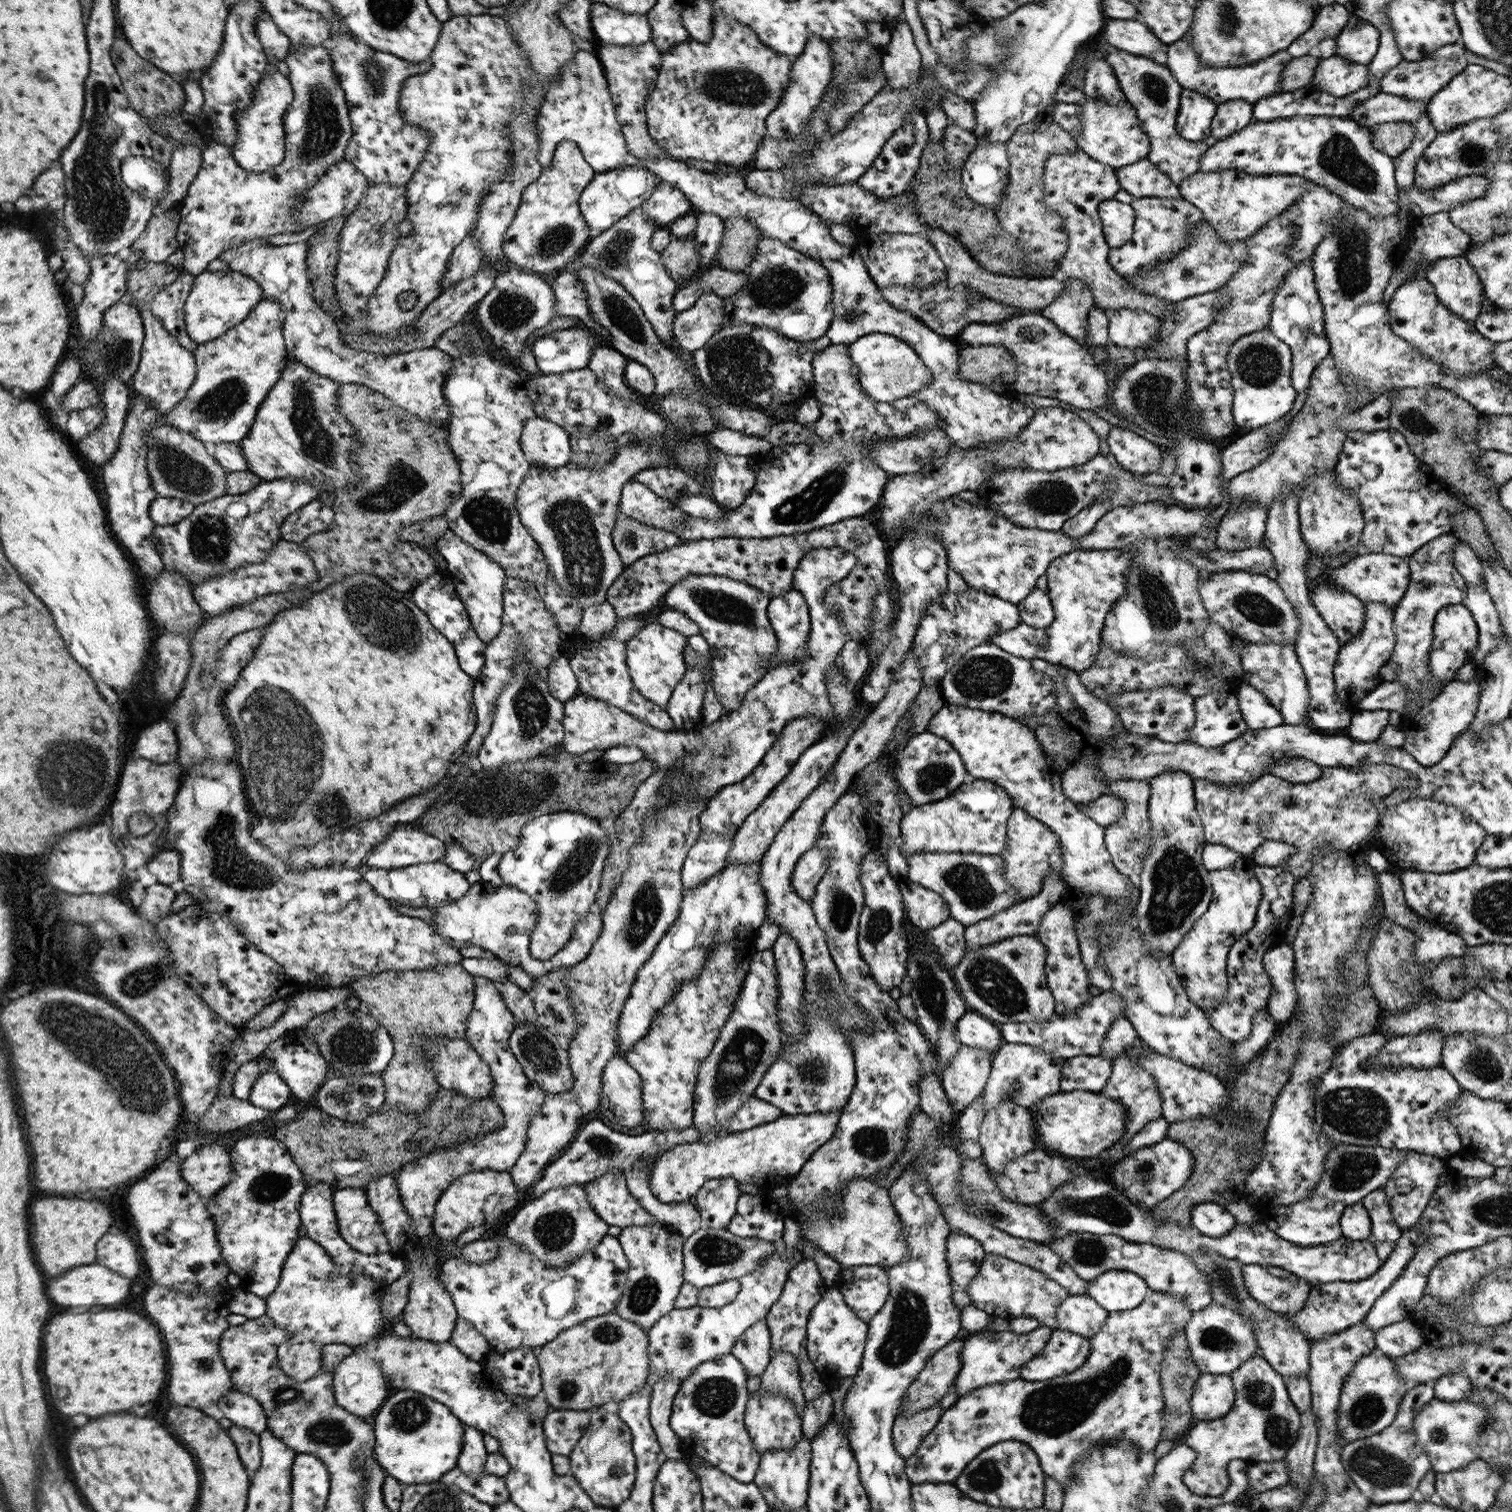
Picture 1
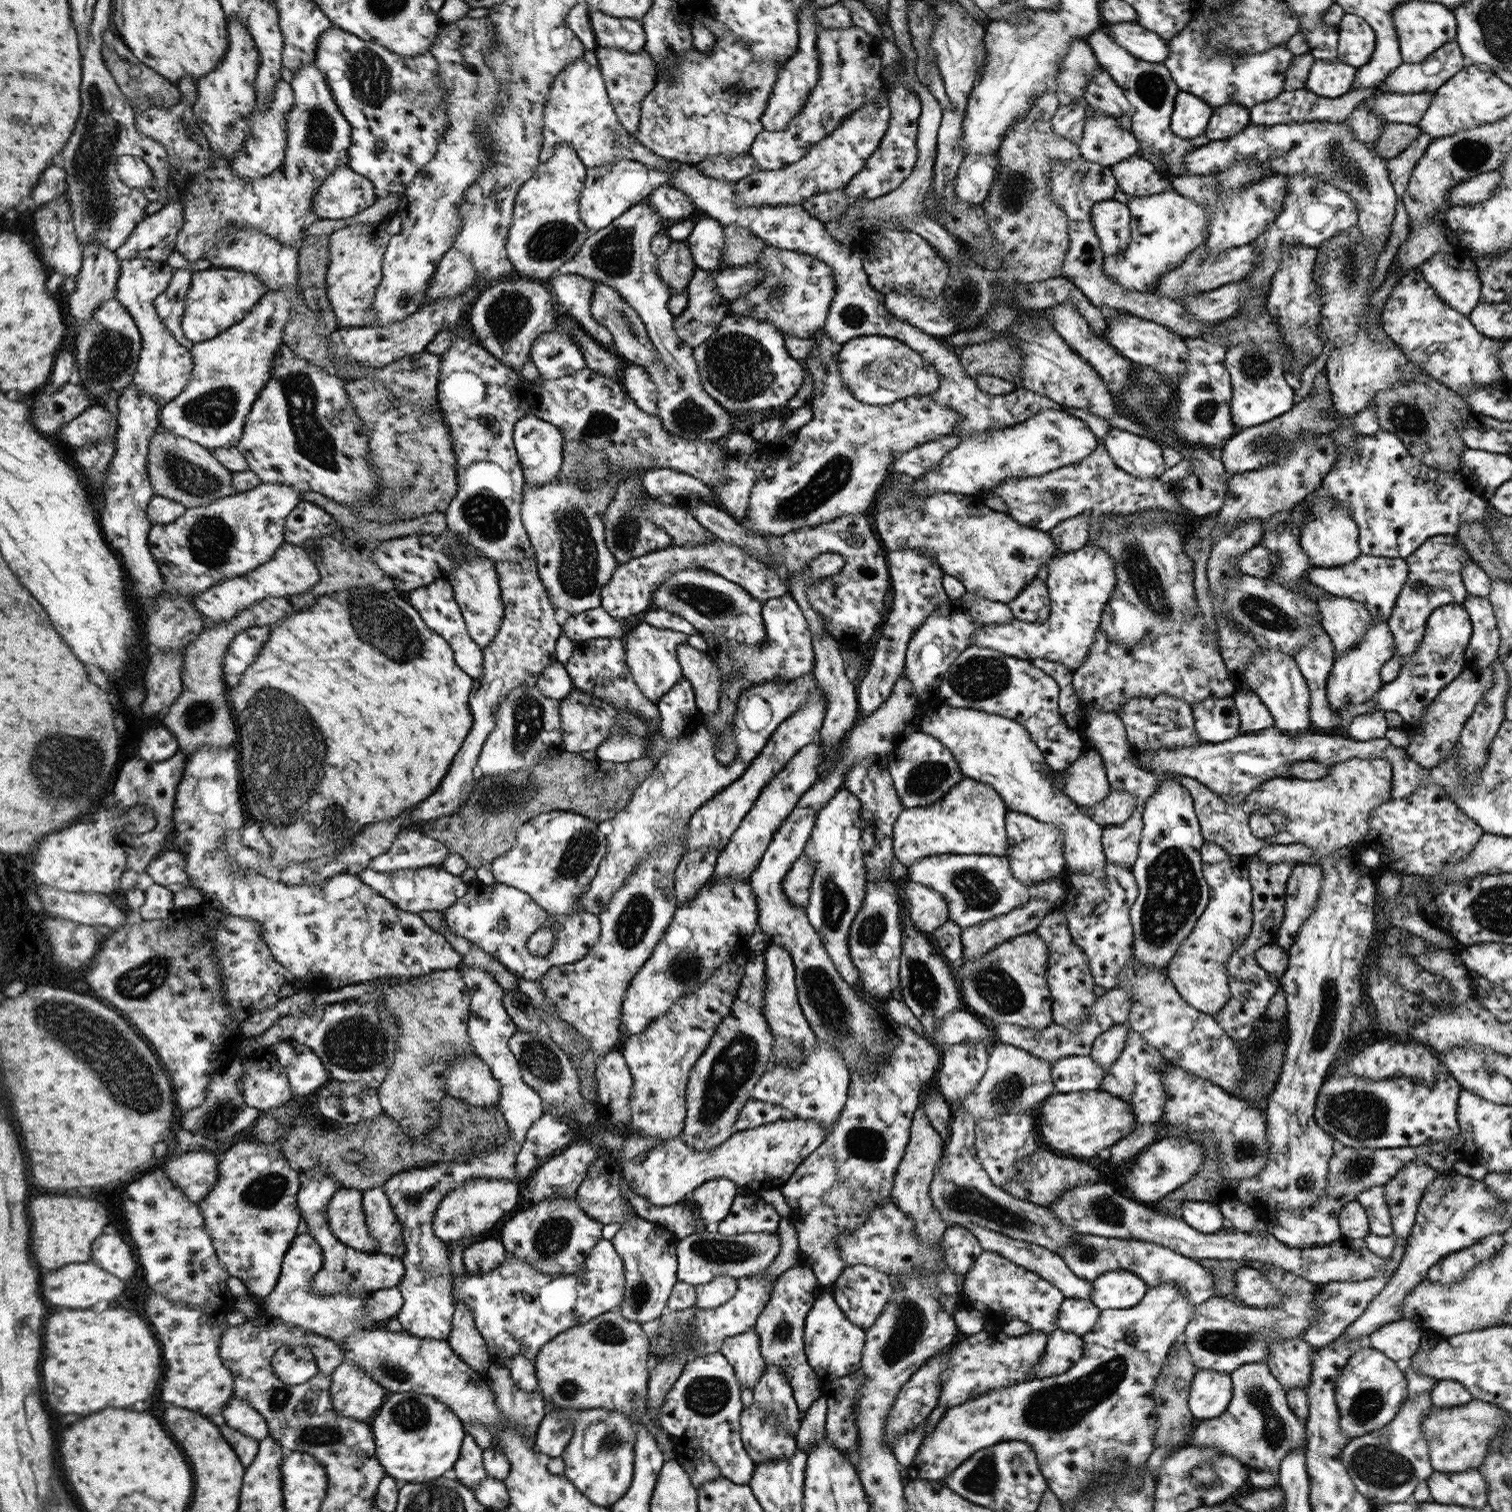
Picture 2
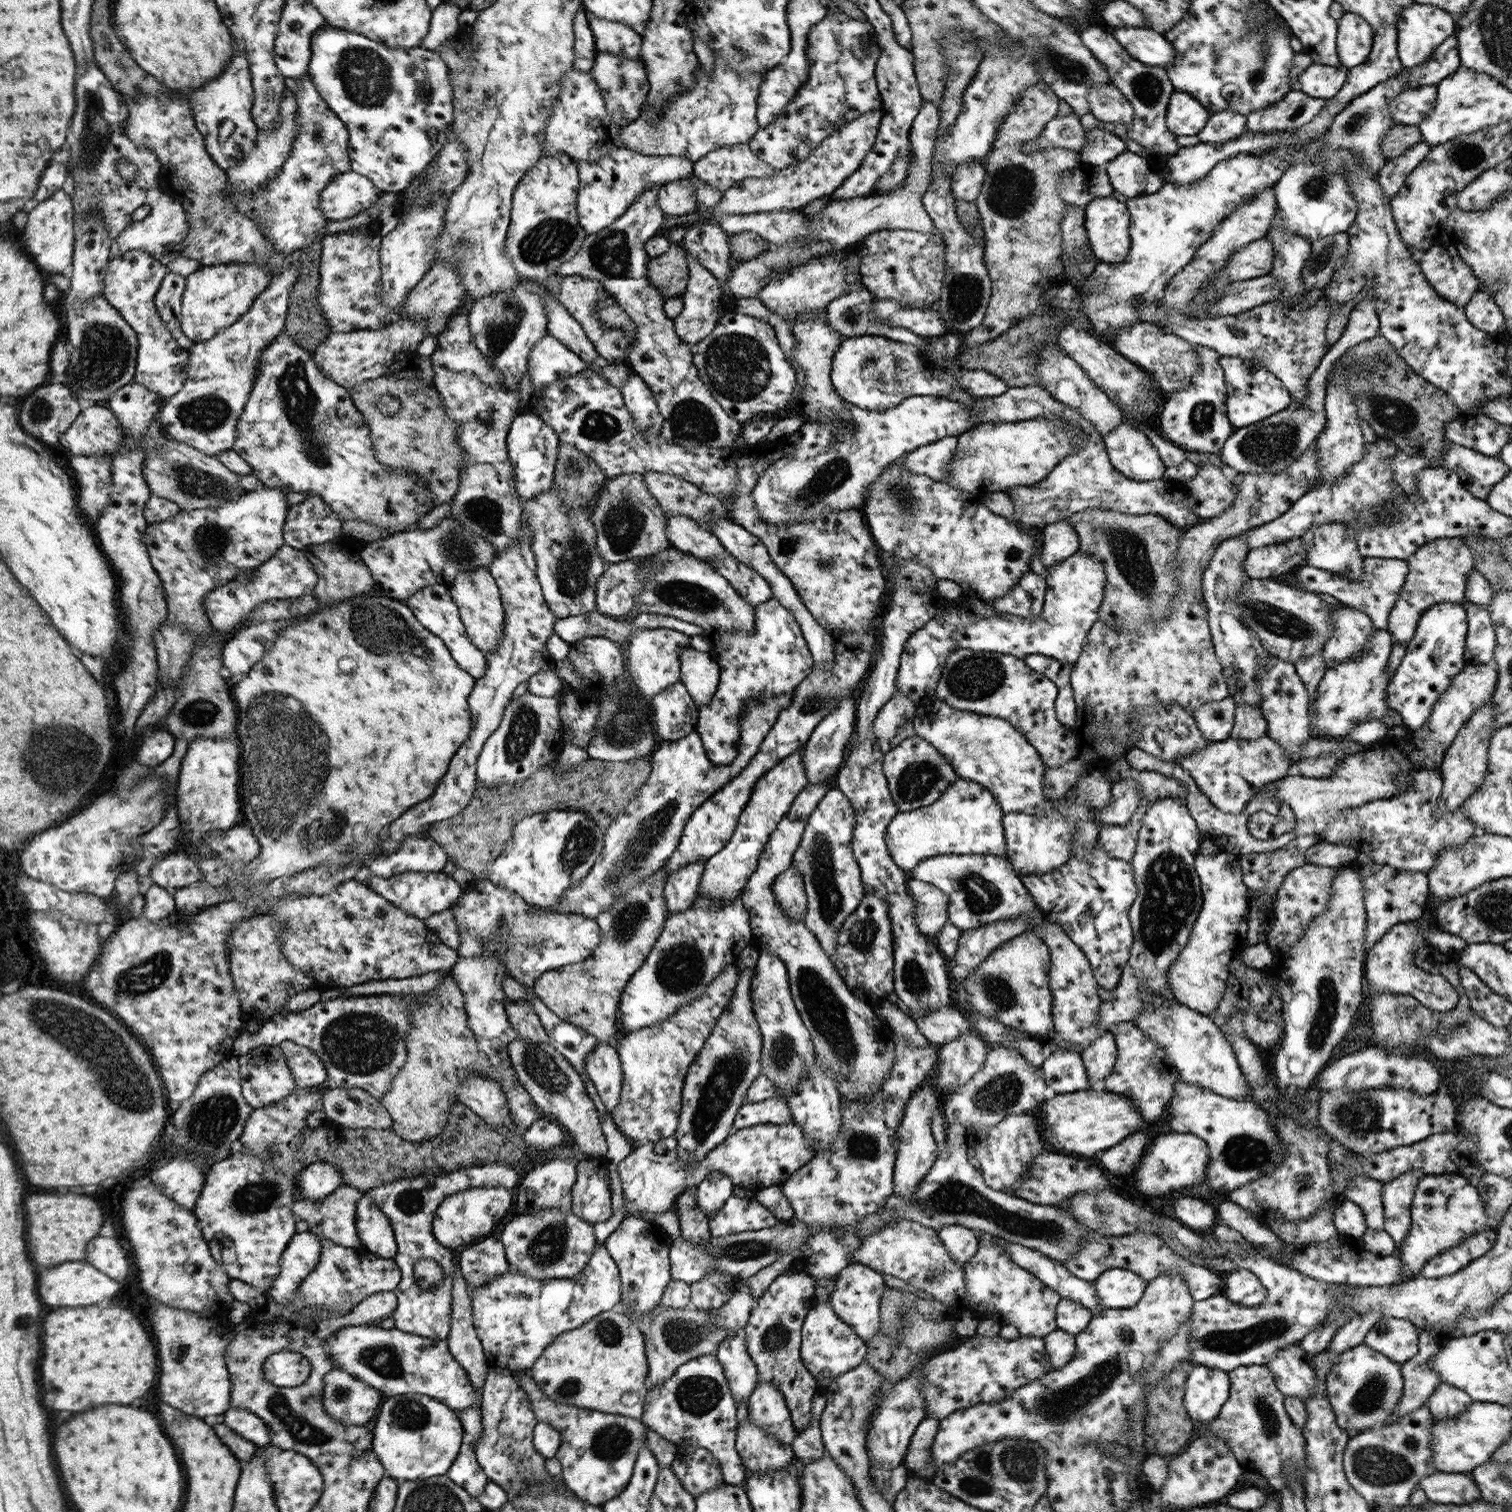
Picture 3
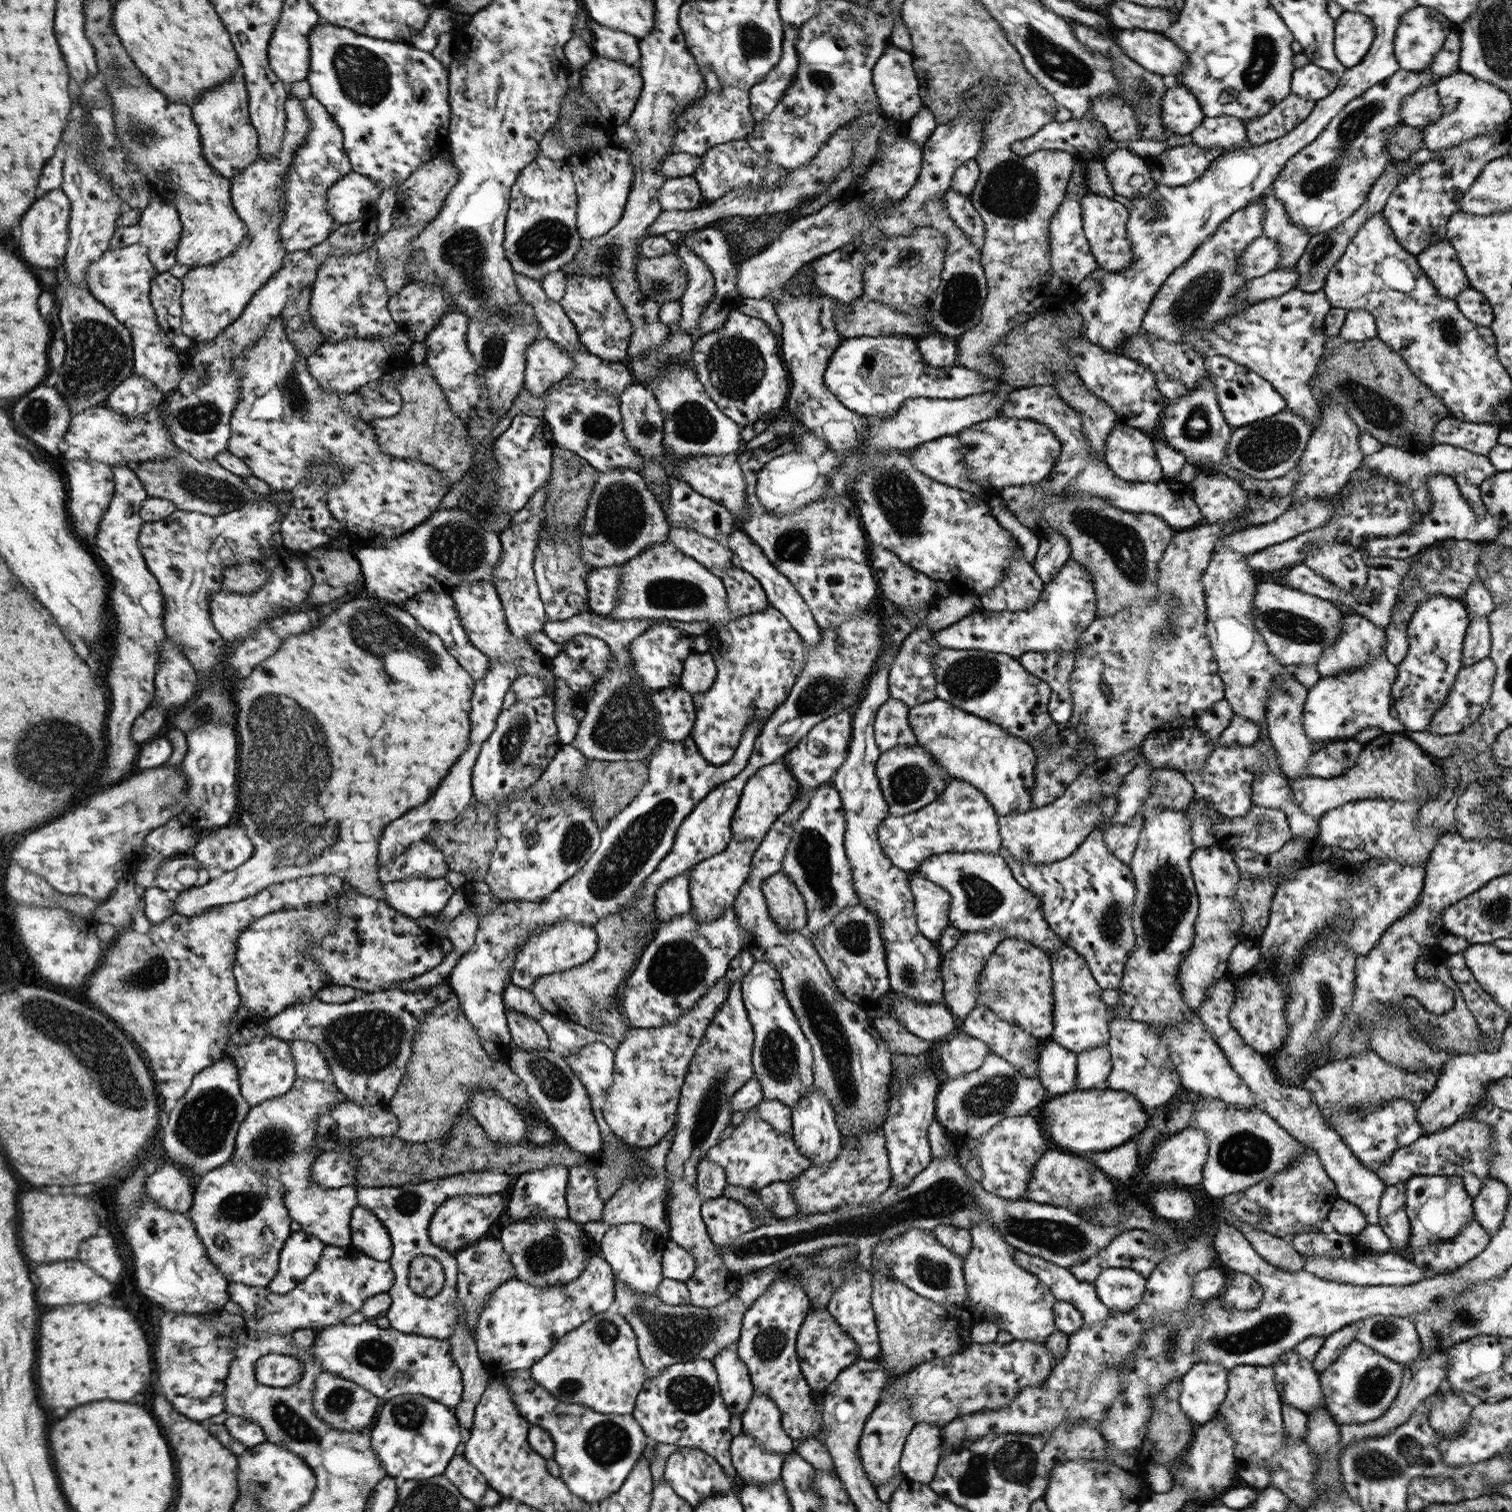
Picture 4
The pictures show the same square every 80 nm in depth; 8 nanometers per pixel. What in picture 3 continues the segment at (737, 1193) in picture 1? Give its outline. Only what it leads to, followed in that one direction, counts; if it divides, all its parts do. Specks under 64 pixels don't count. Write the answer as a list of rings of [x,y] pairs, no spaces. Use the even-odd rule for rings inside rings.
[[[711,1172],[710,1175],[701,1180],[696,1187],[696,1204],[704,1216],[716,1216],[720,1208],[724,1208],[724,1202],[733,1196],[733,1186],[735,1184],[725,1174]]]

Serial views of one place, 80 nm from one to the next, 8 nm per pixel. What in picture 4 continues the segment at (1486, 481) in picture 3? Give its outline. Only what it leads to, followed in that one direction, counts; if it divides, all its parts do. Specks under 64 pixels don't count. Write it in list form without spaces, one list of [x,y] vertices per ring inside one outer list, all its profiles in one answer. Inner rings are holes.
[[[1434,444],[1421,453],[1406,452],[1404,449],[1385,445],[1378,452],[1366,457],[1364,462],[1380,474],[1392,477],[1397,480],[1397,483],[1406,485],[1411,490],[1416,508],[1421,512],[1428,512],[1433,505],[1430,489],[1425,486],[1427,478],[1434,476],[1434,474],[1447,474],[1455,480],[1461,495],[1480,518],[1487,512],[1487,508],[1483,505],[1479,486],[1483,480],[1497,473],[1497,468],[1493,467],[1487,455],[1476,454],[1466,448],[1450,444]]]

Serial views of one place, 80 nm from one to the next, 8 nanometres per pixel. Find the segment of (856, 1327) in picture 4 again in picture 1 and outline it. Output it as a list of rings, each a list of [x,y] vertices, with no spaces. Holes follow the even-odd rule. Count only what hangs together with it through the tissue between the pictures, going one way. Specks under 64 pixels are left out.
[[[876,1265],[845,1267],[833,1287],[840,1289],[860,1320],[868,1324],[890,1298],[890,1277],[887,1269]]]

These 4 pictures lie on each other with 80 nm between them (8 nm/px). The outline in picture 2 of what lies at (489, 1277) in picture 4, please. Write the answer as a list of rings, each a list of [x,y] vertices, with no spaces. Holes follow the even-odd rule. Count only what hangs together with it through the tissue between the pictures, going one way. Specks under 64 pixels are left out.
[[[484,1239],[463,1250],[463,1263],[475,1274],[498,1268],[506,1258],[505,1245],[498,1239]]]

